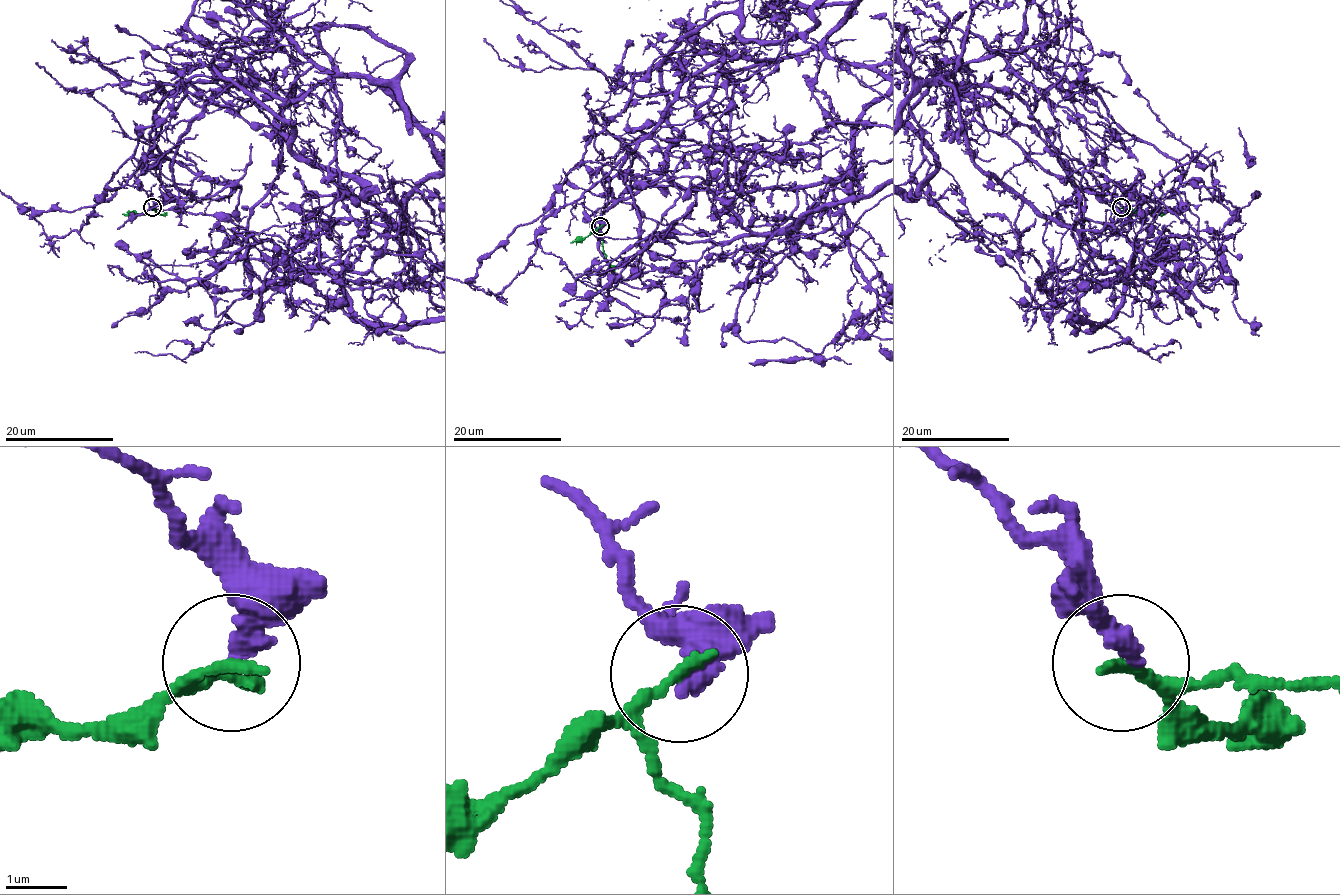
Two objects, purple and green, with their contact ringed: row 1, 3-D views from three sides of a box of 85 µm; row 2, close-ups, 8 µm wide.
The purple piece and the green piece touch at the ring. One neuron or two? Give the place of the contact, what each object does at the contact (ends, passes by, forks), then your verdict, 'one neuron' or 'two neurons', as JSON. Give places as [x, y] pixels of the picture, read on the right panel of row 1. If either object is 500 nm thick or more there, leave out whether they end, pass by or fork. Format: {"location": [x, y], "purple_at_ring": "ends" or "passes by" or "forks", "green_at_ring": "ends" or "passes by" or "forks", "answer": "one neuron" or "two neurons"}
{"location": [1121, 207], "purple_at_ring": "ends", "green_at_ring": "ends", "answer": "two neurons"}

